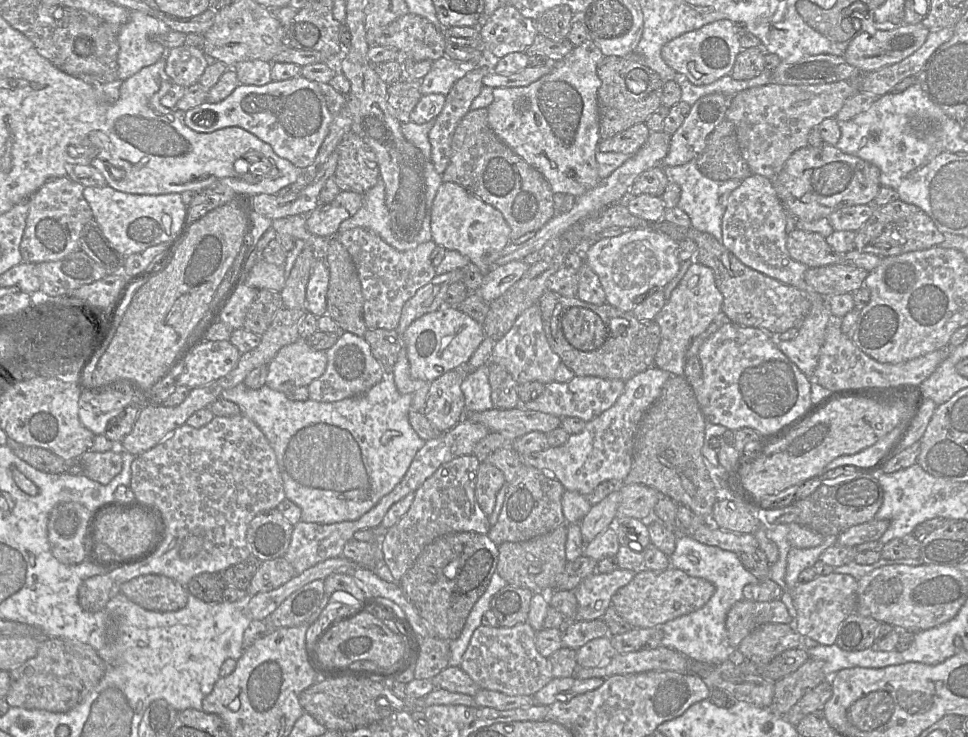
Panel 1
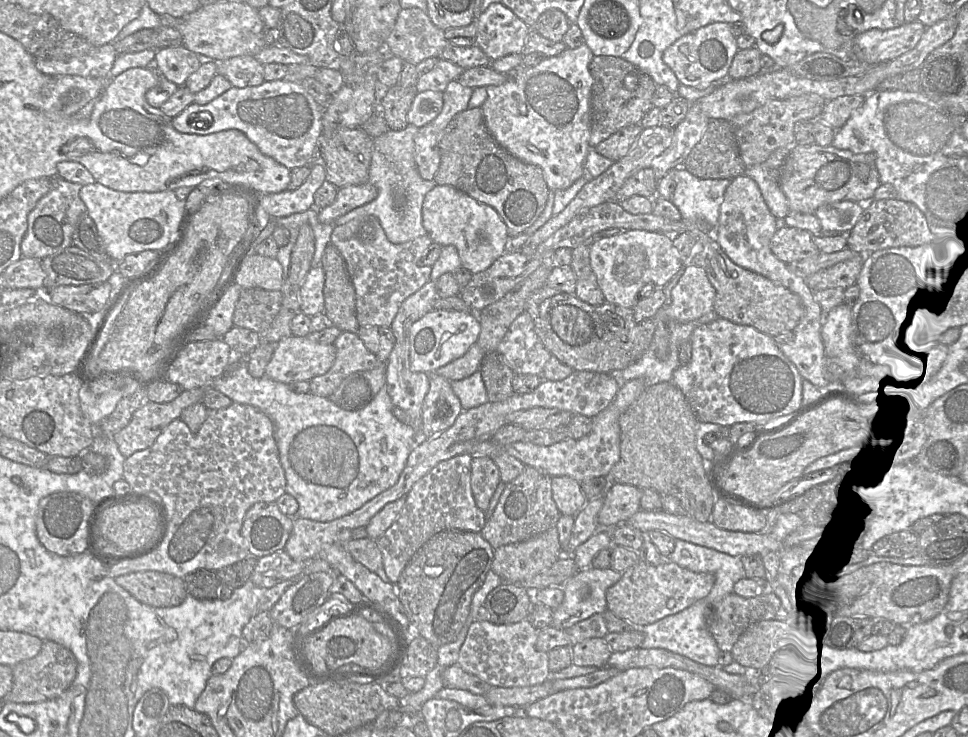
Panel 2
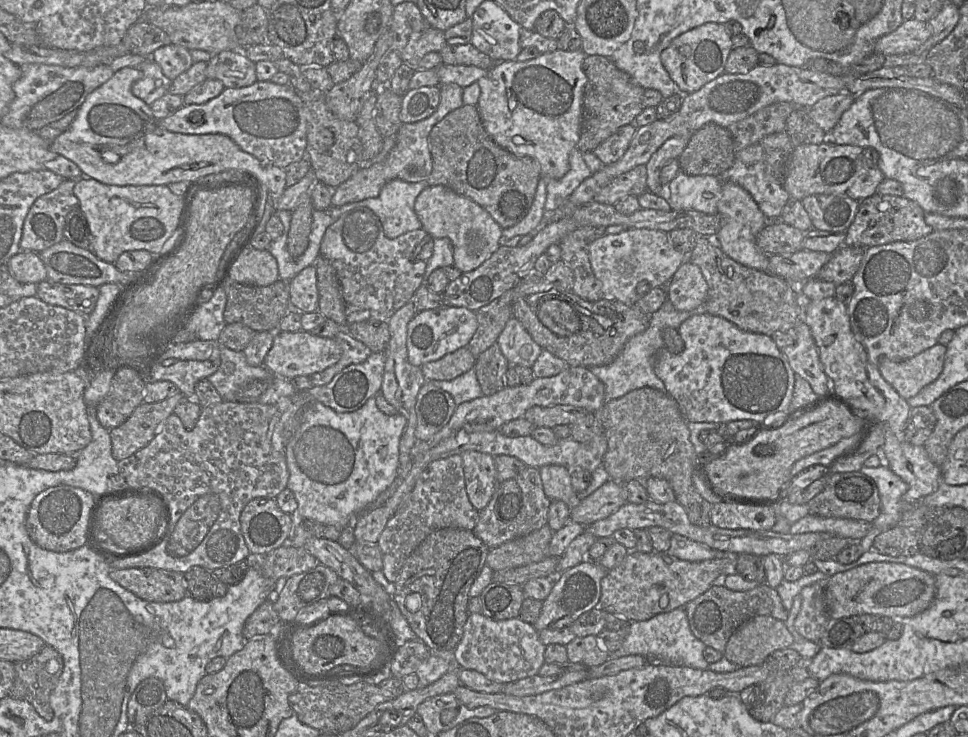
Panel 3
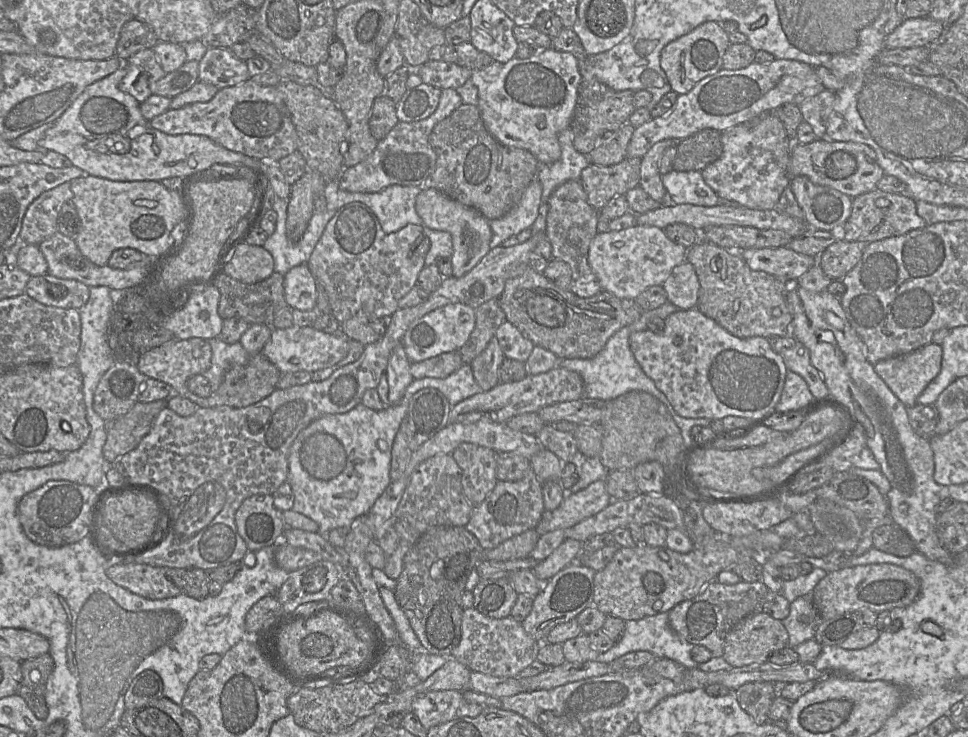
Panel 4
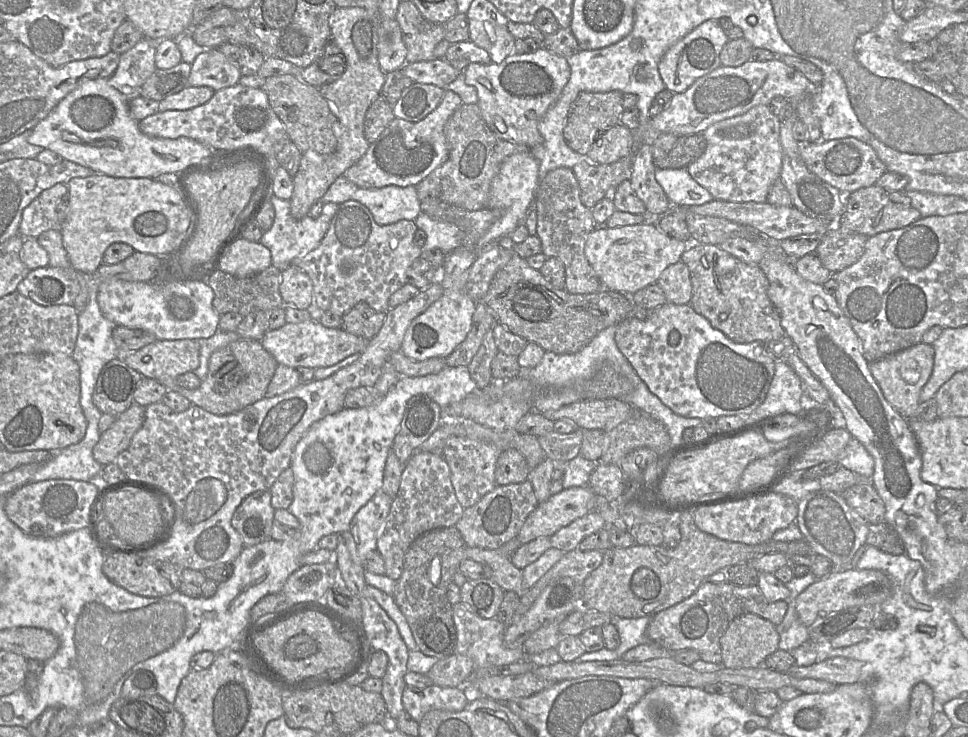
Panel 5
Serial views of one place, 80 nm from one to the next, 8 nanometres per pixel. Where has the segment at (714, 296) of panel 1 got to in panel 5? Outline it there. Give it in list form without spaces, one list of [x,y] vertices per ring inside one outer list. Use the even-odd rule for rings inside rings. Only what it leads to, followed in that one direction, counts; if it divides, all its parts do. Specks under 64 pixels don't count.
[[[679,261],[669,265],[660,275],[658,285],[664,291],[667,302],[684,305],[692,299],[692,283],[688,266]]]

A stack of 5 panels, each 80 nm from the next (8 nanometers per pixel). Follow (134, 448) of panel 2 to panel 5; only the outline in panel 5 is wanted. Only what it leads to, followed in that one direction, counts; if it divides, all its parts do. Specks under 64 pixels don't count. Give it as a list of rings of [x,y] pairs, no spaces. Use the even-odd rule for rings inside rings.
[[[133,403],[116,417],[108,430],[101,433],[93,448],[93,457],[97,462],[102,466],[113,463],[117,456],[129,447],[133,436],[144,424],[145,408]]]

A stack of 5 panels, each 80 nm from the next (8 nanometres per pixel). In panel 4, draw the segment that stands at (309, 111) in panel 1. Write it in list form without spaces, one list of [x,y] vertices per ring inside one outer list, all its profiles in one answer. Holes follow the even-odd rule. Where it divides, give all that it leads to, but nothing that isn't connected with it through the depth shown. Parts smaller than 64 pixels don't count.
[[[249,79],[239,85],[219,89],[208,102],[197,102],[169,109],[150,121],[152,128],[169,135],[196,134],[209,137],[223,147],[260,161],[277,163],[297,150],[297,135],[284,99],[275,86],[260,85]]]

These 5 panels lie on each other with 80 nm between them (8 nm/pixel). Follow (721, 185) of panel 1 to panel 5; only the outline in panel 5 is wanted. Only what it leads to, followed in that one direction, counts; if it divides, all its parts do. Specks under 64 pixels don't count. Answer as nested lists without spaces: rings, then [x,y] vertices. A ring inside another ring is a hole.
[[[656,168],[655,178],[673,207],[687,208],[714,200],[709,191],[692,178],[687,168]]]

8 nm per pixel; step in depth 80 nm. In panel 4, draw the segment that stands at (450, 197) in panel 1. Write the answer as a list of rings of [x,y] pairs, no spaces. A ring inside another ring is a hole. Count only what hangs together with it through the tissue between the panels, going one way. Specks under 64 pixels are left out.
[[[435,188],[423,189],[416,198],[415,208],[427,227],[451,234],[453,241],[453,254],[451,256],[453,277],[464,276],[492,249],[490,243],[493,232],[489,219],[439,190]]]

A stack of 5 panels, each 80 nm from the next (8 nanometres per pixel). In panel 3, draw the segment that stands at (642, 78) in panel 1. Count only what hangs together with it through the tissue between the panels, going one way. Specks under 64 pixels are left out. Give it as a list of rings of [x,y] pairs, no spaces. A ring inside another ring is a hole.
[[[586,56],[582,69],[587,82],[582,95],[580,137],[577,149],[584,153],[592,152],[622,126],[633,124],[636,116],[644,109],[642,98],[645,89],[627,73],[618,69],[610,58],[604,56]]]

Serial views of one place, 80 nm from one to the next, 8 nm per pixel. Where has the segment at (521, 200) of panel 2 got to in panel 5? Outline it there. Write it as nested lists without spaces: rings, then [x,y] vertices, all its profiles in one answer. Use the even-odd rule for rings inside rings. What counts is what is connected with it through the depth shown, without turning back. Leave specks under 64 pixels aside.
[[[461,104],[444,126],[448,145],[447,160],[415,187],[418,197],[436,198],[444,204],[467,211],[487,208],[493,179],[503,161],[516,153],[530,152],[530,148],[498,138],[486,125],[477,104]]]

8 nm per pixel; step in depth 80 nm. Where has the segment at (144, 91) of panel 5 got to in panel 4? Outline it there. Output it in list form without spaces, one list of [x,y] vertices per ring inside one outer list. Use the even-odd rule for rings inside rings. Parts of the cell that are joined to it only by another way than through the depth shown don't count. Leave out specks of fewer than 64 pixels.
[[[187,61],[181,67],[158,80],[153,85],[154,95],[173,97],[189,90],[199,81],[199,61]]]

